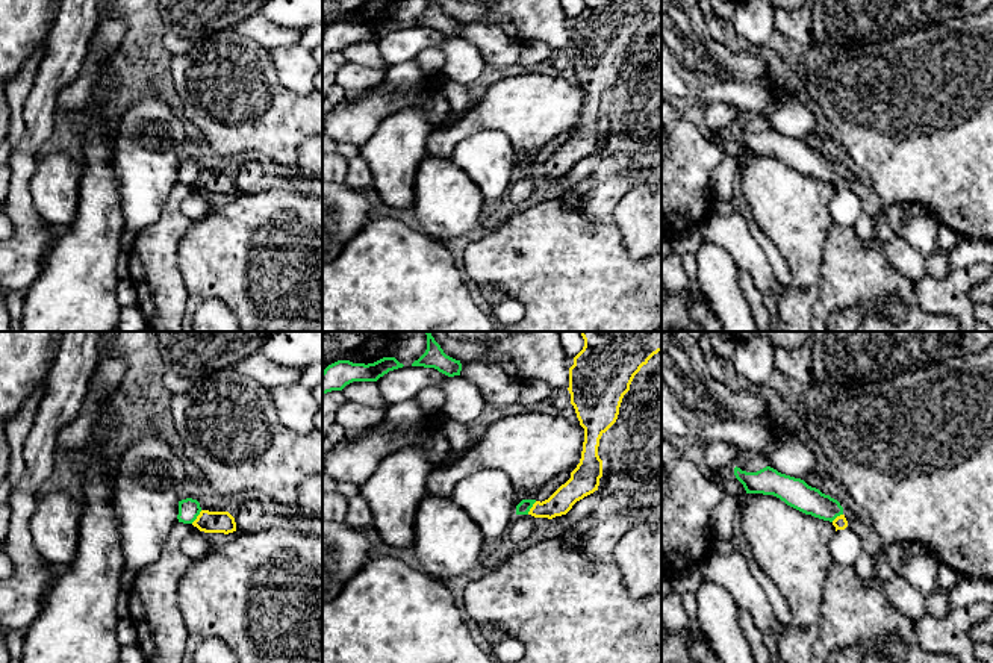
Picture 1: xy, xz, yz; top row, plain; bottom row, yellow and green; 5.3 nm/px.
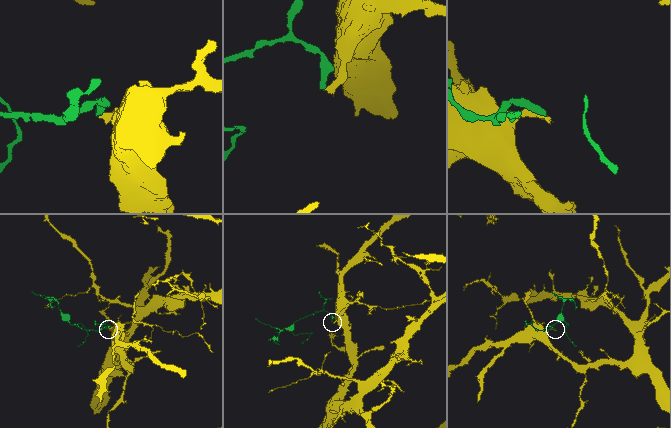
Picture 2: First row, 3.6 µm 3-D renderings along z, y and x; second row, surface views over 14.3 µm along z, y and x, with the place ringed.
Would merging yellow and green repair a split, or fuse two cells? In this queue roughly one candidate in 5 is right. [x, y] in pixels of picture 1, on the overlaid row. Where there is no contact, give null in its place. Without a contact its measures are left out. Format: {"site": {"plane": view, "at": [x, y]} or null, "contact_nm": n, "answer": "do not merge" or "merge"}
{"site": {"plane": "xy", "at": [197, 516]}, "contact_nm": 90, "answer": "do not merge"}

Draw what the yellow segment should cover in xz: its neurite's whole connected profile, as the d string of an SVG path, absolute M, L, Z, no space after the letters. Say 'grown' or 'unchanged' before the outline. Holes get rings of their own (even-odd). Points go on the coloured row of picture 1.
unchanged | M581 332L581 336L584 347L569 368L568 388L571 404L584 428L581 459L565 484L548 500L533 504L528 515L534 518L553 519L566 515L577 501L598 490L602 477L602 460L598 456L599 439L616 422L622 398L630 391L634 375L661 351L661 332Z

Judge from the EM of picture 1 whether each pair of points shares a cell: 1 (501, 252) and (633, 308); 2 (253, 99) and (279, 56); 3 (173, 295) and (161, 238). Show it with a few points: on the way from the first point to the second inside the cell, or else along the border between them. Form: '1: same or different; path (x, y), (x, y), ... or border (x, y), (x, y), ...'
1: same; path (535, 258), (551, 258), (600, 306)
2: different; border (268, 52), (277, 79), (295, 93)
3: same; path (161, 282), (161, 252)

